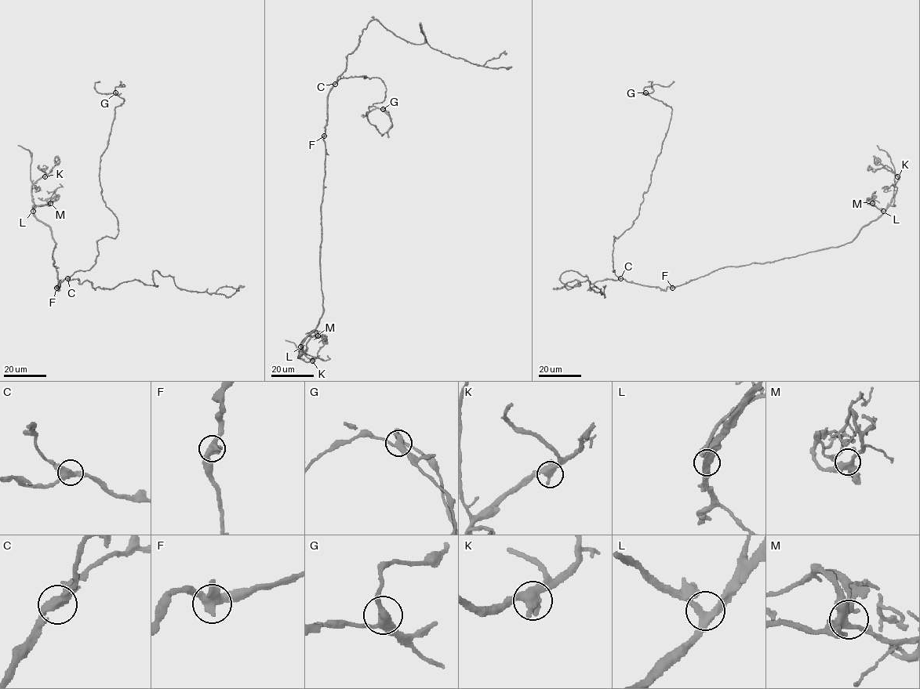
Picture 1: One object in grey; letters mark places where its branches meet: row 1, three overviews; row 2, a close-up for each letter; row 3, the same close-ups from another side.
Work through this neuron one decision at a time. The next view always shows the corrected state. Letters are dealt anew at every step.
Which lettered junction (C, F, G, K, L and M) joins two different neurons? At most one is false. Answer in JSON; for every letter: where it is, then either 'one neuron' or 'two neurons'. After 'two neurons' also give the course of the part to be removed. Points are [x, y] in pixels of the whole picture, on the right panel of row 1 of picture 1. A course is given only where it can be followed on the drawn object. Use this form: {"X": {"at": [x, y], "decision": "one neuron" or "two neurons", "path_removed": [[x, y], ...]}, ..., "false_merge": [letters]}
{"C": {"at": [620, 278], "decision": "one neuron"}, "F": {"at": [672, 288], "decision": "one neuron"}, "G": {"at": [645, 92], "decision": "one neuron"}, "K": {"at": [897, 176], "decision": "one neuron"}, "L": {"at": [883, 211], "decision": "one neuron"}, "M": {"at": [872, 203], "decision": "one neuron"}, "false_merge": []}

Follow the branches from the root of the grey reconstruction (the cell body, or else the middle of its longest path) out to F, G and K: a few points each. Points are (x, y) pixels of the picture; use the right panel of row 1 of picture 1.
F: (656, 287), (663, 290), (667, 286), (672, 288)
G: (656, 287), (619, 278), (612, 266), (614, 236), (630, 228), (638, 215), (671, 117), (670, 106), (646, 92)
K: (656, 287), (665, 290), (725, 266), (774, 262), (849, 243), (884, 211), (893, 195), (897, 176)

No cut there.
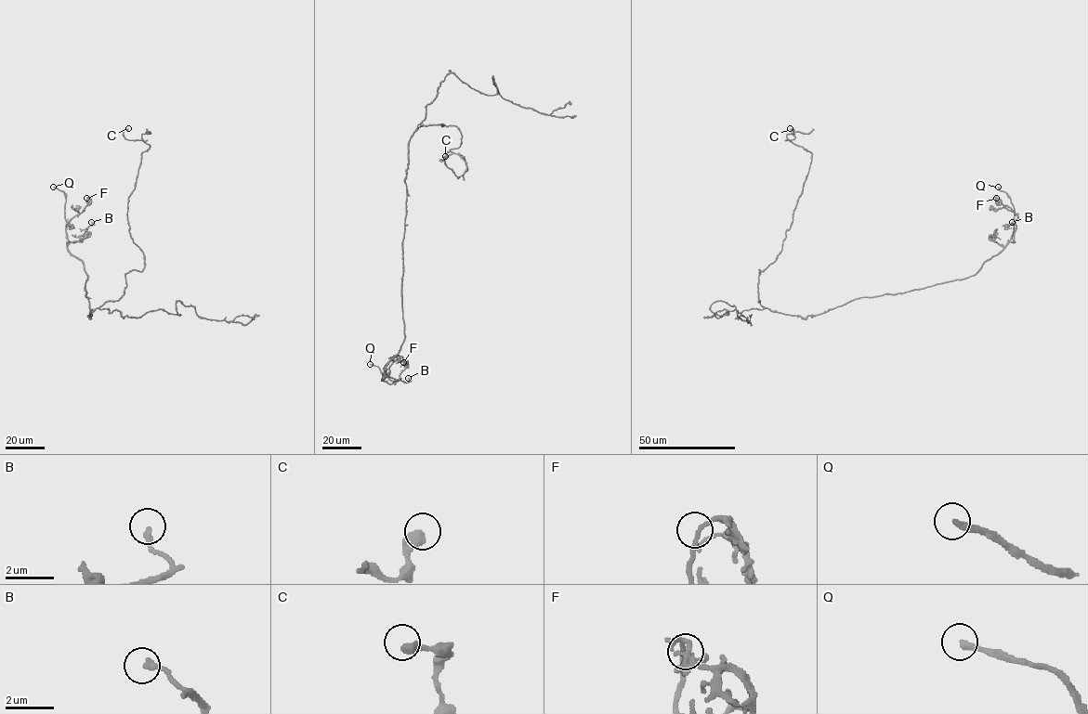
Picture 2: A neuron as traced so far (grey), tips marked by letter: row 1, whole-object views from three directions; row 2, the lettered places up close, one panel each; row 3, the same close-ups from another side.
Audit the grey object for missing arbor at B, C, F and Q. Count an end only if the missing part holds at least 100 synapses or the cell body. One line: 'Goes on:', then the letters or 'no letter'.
Goes on: Q

